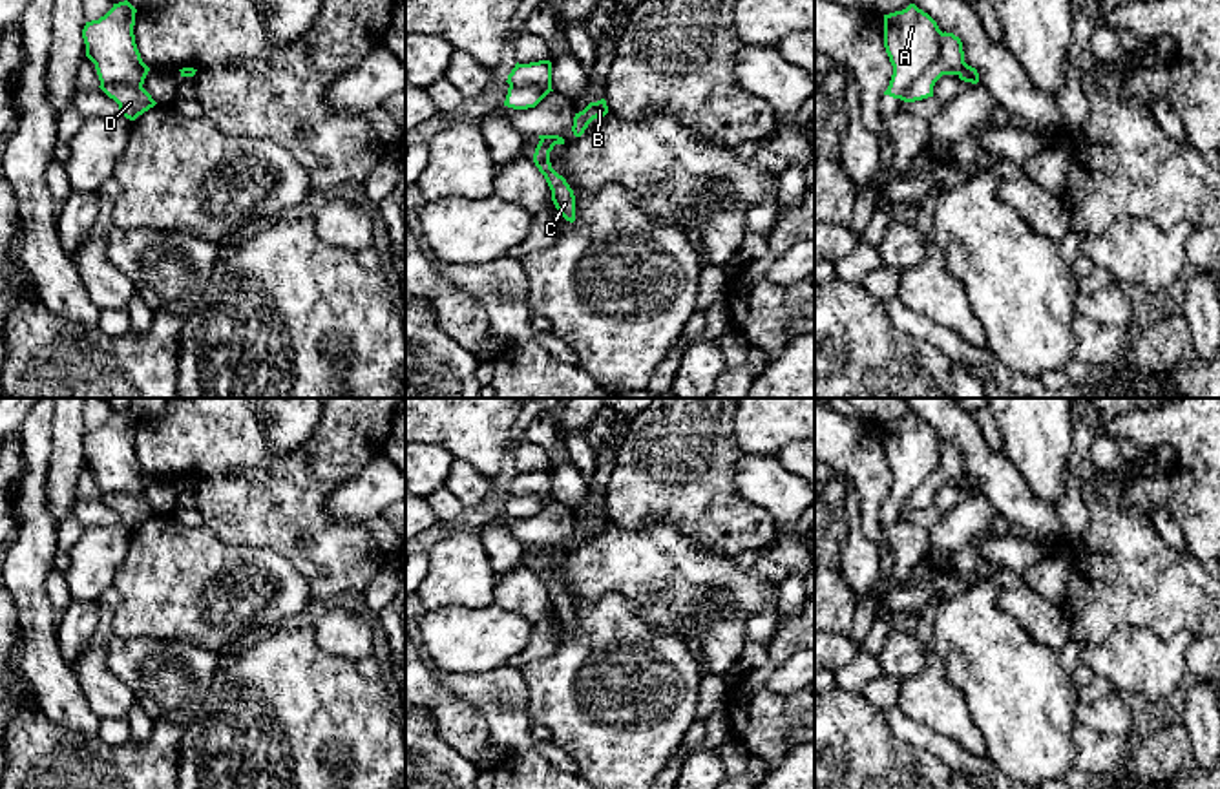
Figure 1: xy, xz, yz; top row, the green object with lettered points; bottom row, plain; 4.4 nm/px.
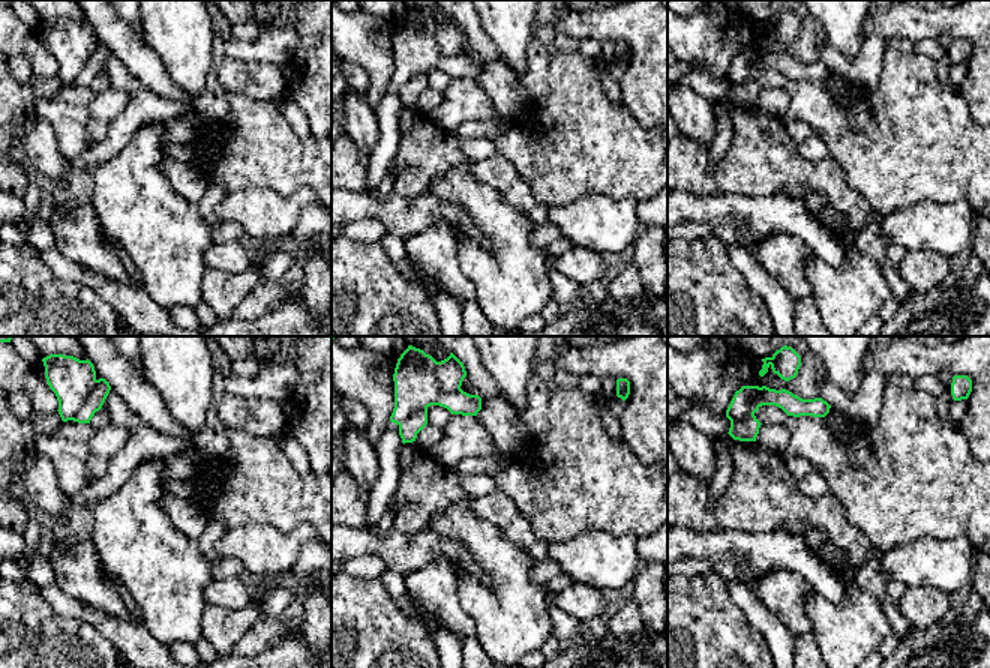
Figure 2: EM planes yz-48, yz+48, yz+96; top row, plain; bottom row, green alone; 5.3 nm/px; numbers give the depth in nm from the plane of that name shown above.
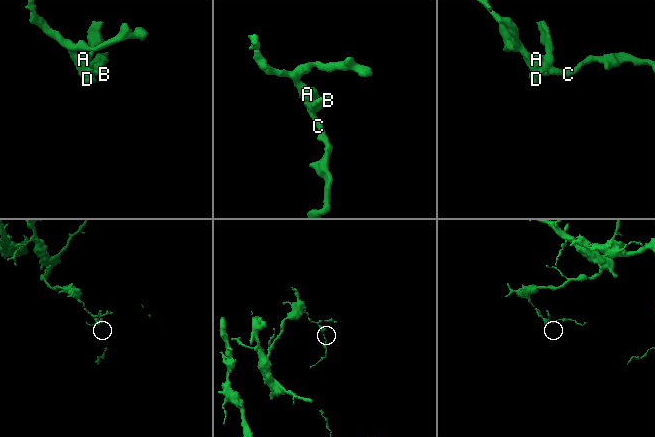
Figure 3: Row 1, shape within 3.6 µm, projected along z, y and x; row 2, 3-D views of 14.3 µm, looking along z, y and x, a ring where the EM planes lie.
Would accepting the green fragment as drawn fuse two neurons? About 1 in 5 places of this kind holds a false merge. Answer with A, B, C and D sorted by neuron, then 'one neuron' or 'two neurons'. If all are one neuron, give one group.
A B C / D; two neurons

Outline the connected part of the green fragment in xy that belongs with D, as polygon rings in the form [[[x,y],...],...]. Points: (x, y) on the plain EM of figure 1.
[[[100,493],[99,497],[119,513],[121,524],[130,530],[135,530],[157,513],[142,495]]]

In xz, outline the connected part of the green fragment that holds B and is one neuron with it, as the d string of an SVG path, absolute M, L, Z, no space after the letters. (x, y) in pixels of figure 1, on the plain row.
M605 508L590 511L583 521L575 522L572 535L573 544L581 546L594 528L605 526L606 522L608 515Z

